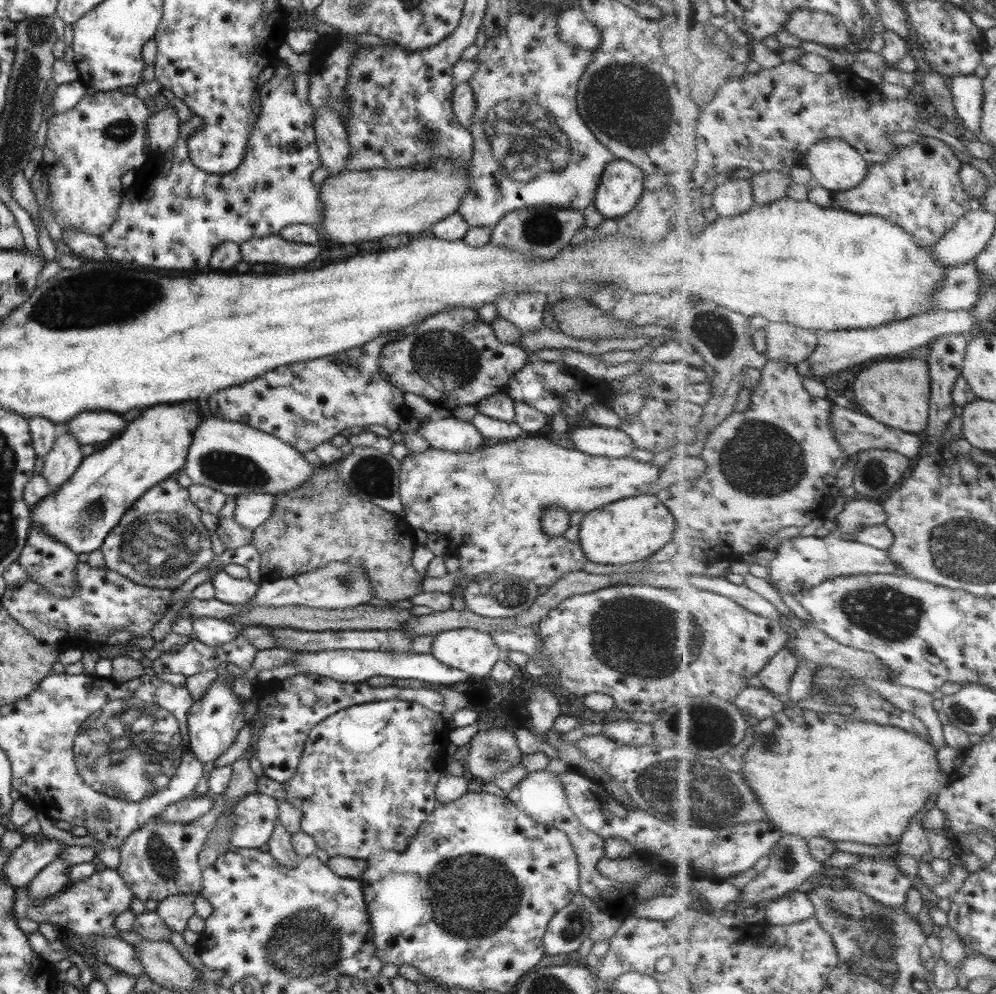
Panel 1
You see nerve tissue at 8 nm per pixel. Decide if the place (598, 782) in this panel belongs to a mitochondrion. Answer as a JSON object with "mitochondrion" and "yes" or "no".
{"mitochondrion":"no"}

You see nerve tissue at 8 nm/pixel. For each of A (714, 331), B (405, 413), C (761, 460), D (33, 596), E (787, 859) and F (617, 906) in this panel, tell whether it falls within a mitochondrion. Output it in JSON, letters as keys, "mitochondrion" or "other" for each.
{"A":"mitochondrion","B":"other","C":"mitochondrion","D":"other","E":"mitochondrion","F":"other"}

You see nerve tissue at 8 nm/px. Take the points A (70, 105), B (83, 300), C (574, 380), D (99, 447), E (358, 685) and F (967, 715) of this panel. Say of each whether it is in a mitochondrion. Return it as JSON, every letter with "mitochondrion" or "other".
{"A":"other","B":"mitochondrion","C":"mitochondrion","D":"other","E":"other","F":"mitochondrion"}

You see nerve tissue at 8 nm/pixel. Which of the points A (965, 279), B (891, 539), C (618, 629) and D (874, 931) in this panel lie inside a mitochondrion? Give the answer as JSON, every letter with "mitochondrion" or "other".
{"A":"mitochondrion","B":"other","C":"mitochondrion","D":"mitochondrion"}

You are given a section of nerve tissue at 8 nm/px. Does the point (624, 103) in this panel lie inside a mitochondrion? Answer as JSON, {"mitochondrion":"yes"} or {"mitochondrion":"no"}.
{"mitochondrion":"yes"}

